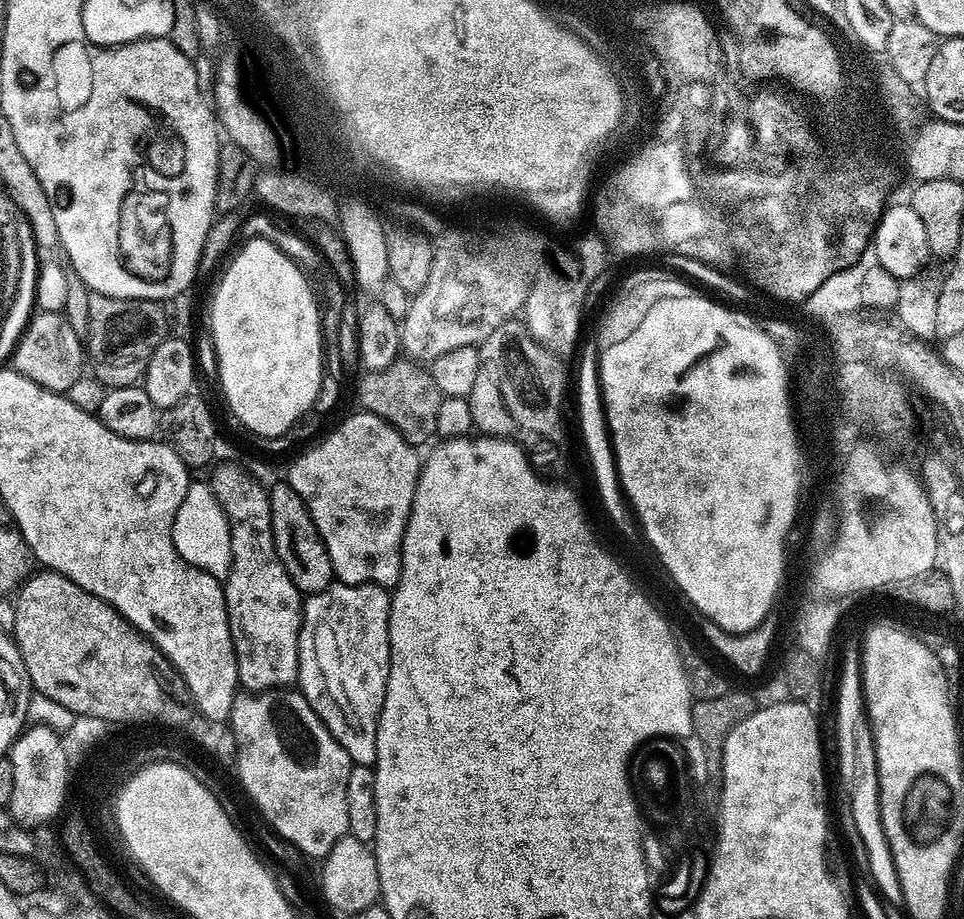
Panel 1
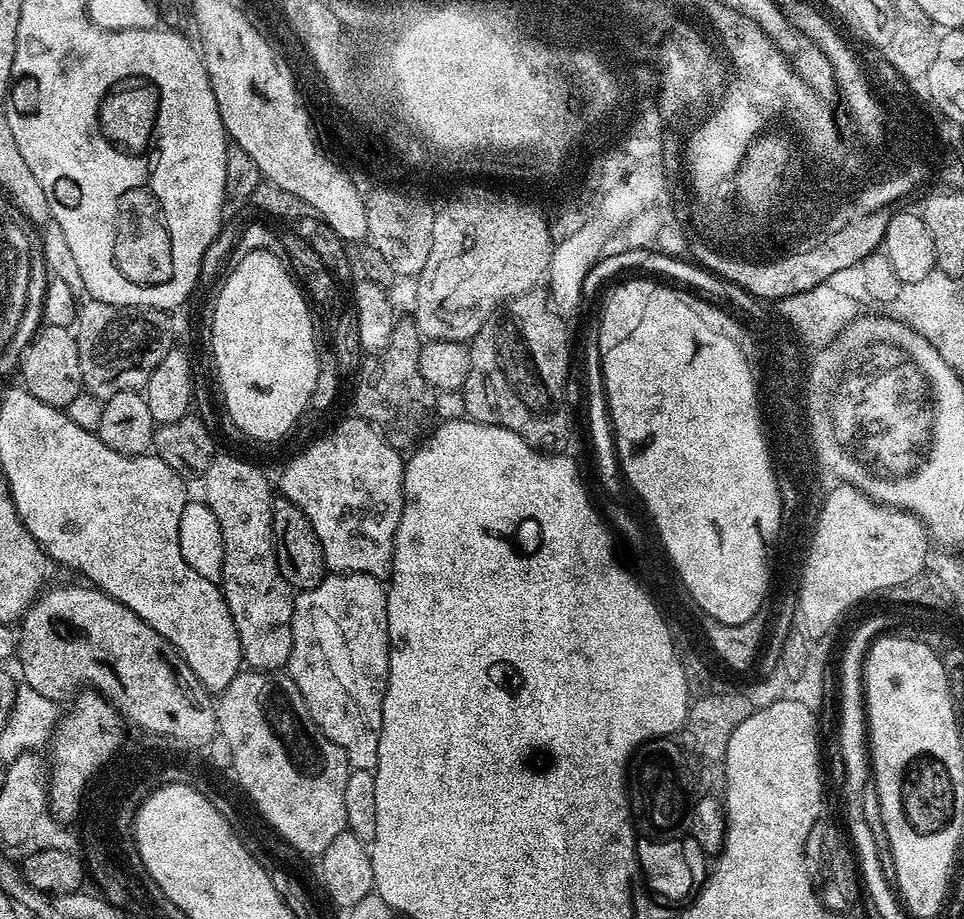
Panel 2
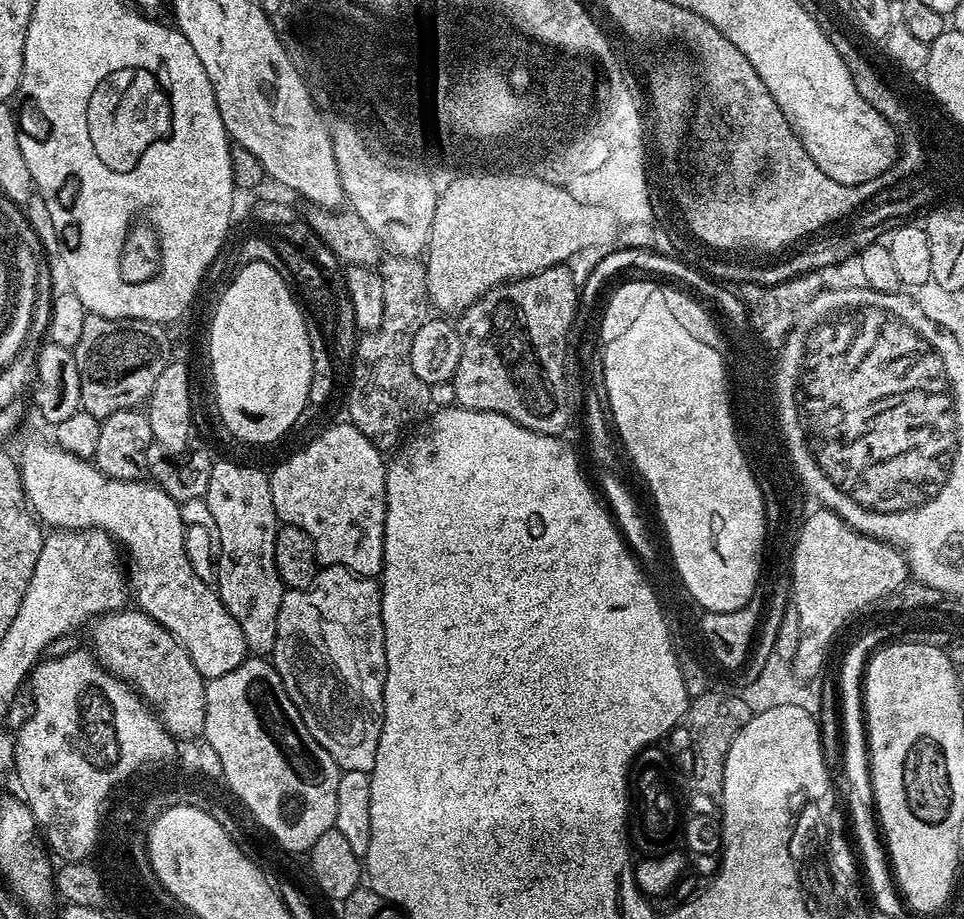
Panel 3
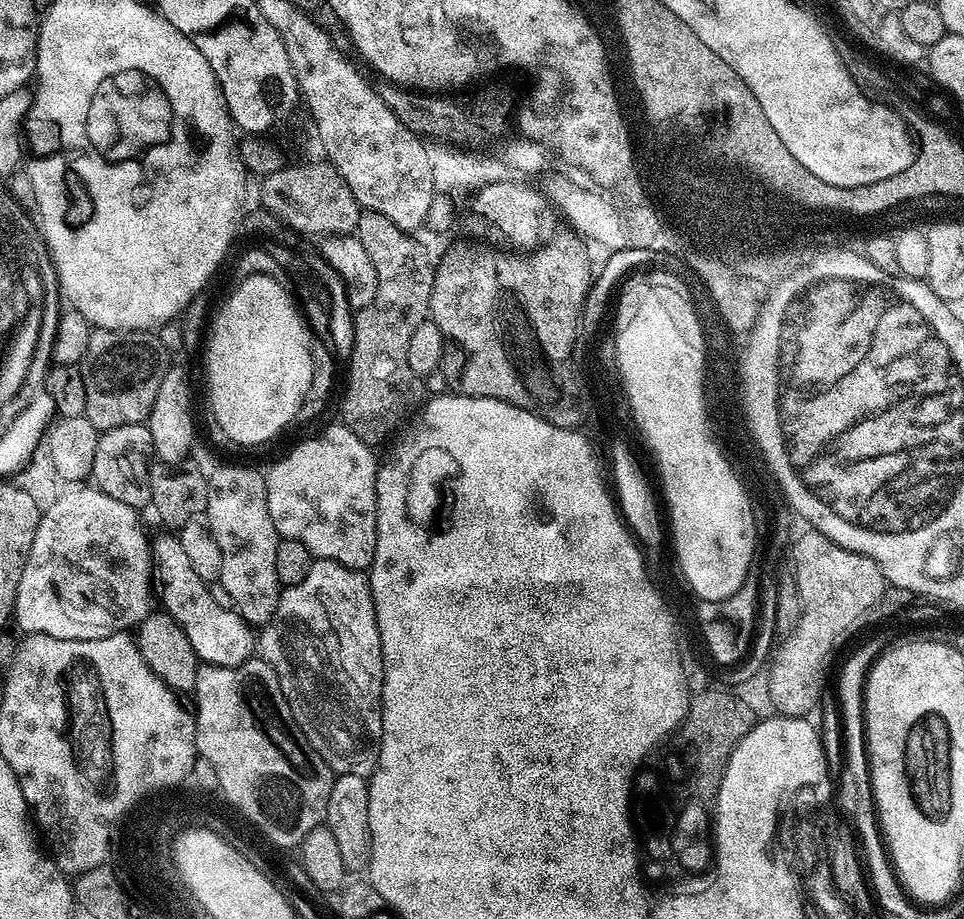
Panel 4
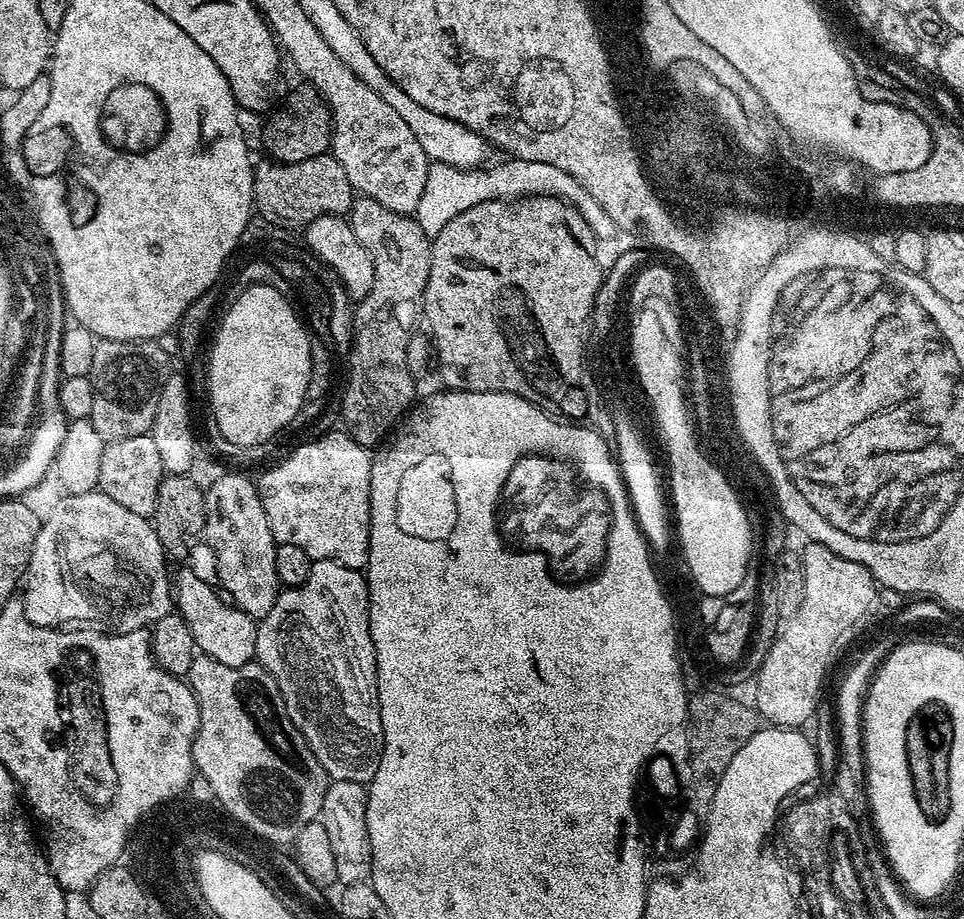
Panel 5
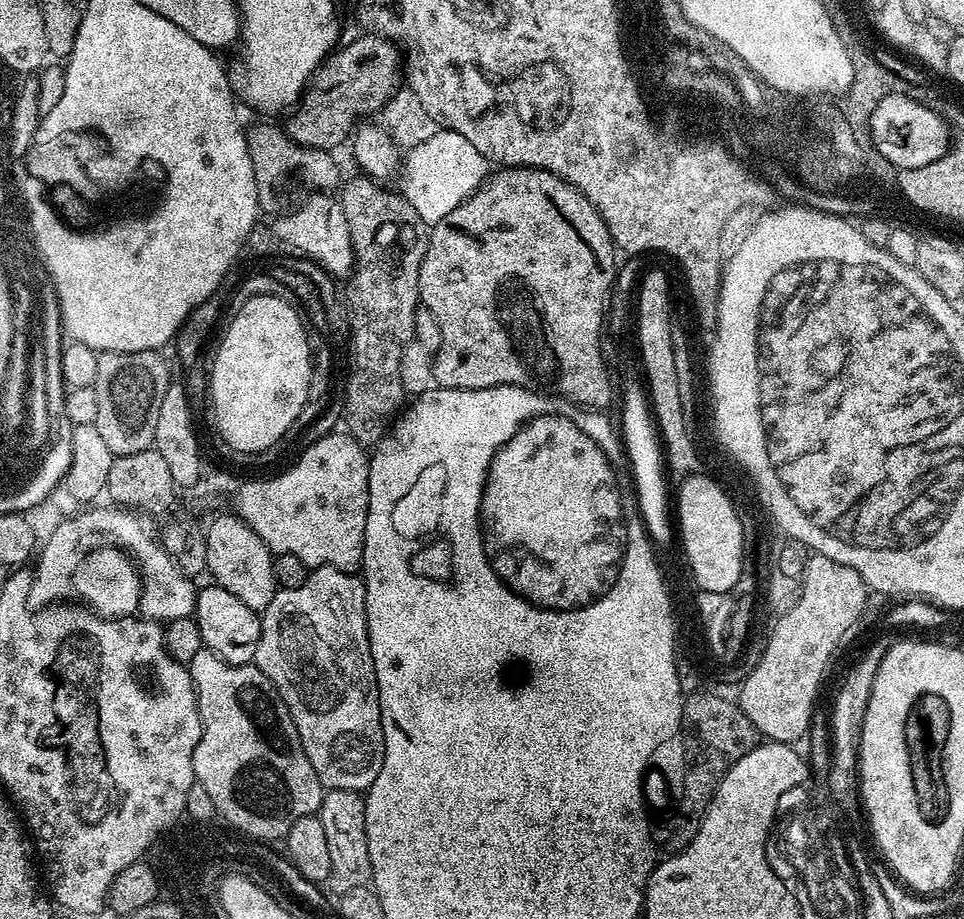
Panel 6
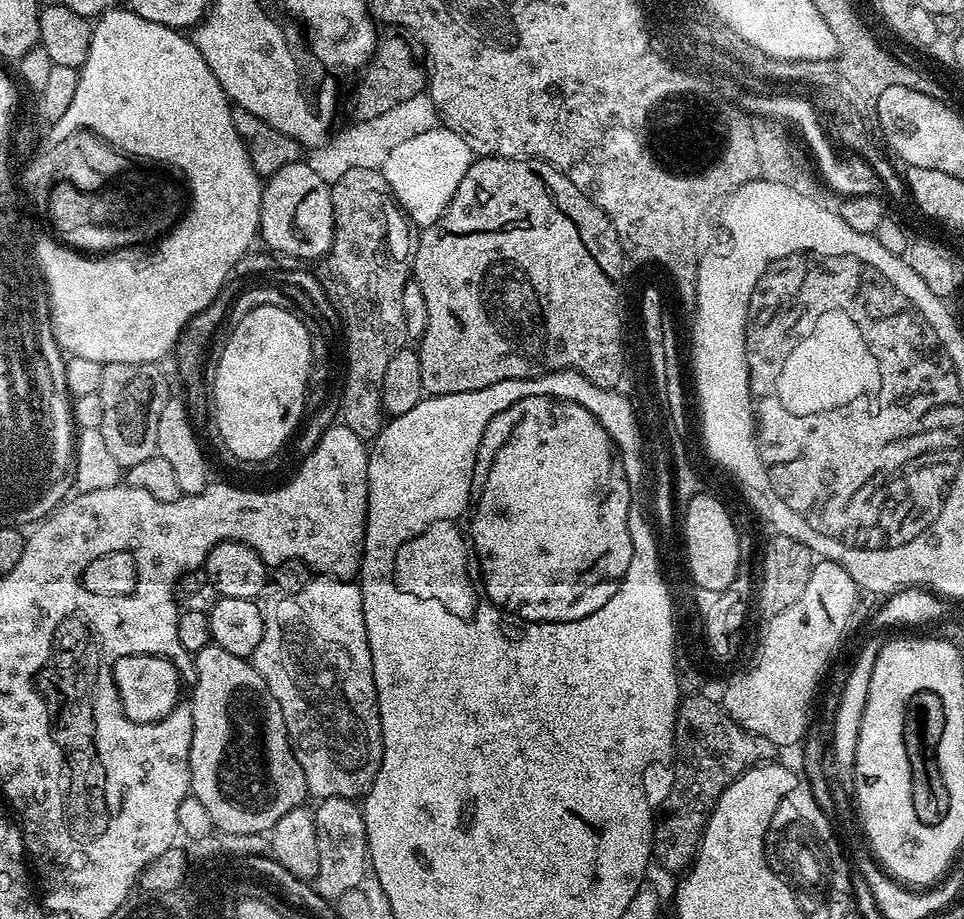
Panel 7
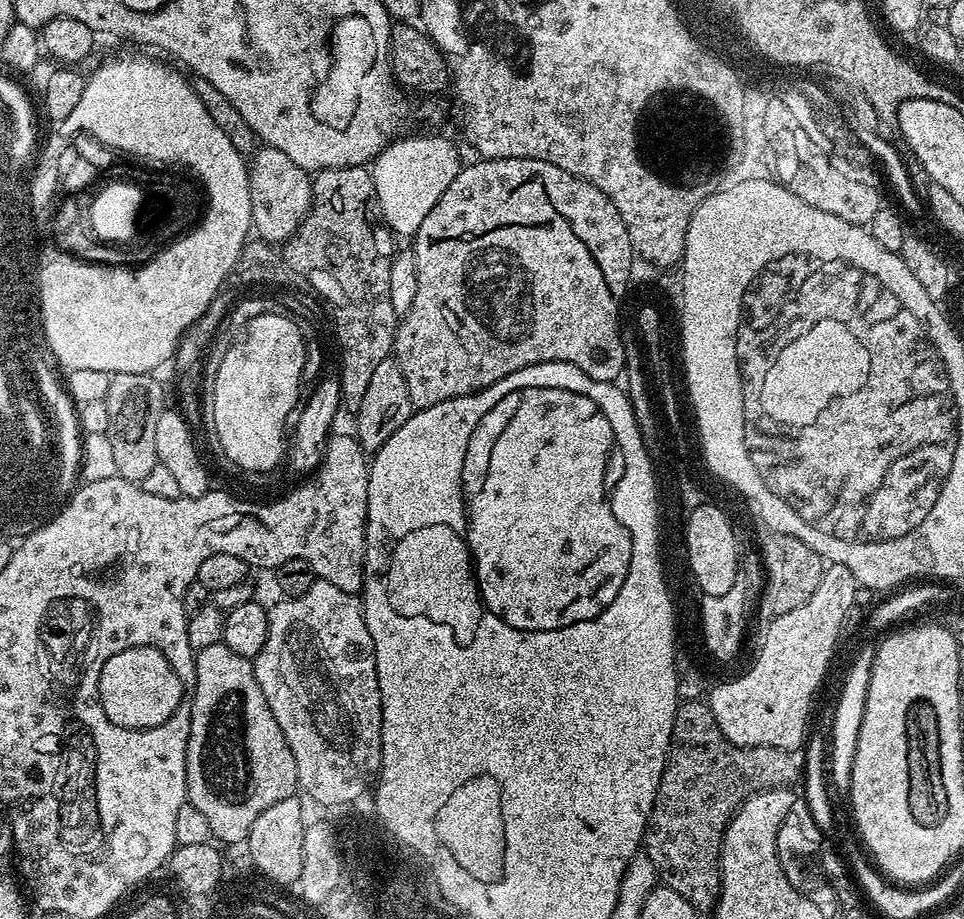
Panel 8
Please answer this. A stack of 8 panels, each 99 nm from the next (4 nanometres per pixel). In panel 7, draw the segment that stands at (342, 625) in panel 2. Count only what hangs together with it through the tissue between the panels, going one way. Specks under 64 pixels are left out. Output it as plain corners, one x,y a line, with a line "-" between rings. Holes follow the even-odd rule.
313,578
298,594
276,599
280,600
263,609
262,642
252,651
250,663
262,674
262,682
270,686
278,706
282,706
292,749
306,774
309,797
317,801
363,797
382,766
384,743
360,585
352,580

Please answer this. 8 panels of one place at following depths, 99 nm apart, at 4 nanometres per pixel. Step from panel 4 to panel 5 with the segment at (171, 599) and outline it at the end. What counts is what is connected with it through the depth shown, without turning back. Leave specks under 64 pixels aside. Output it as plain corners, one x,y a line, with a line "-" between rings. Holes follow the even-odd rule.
189,567
181,568
181,572
176,572
174,576
174,608
186,626
190,626
190,634
194,634
197,649
203,655
222,662
222,666
253,663
256,660
257,621
225,599
213,585
202,582

